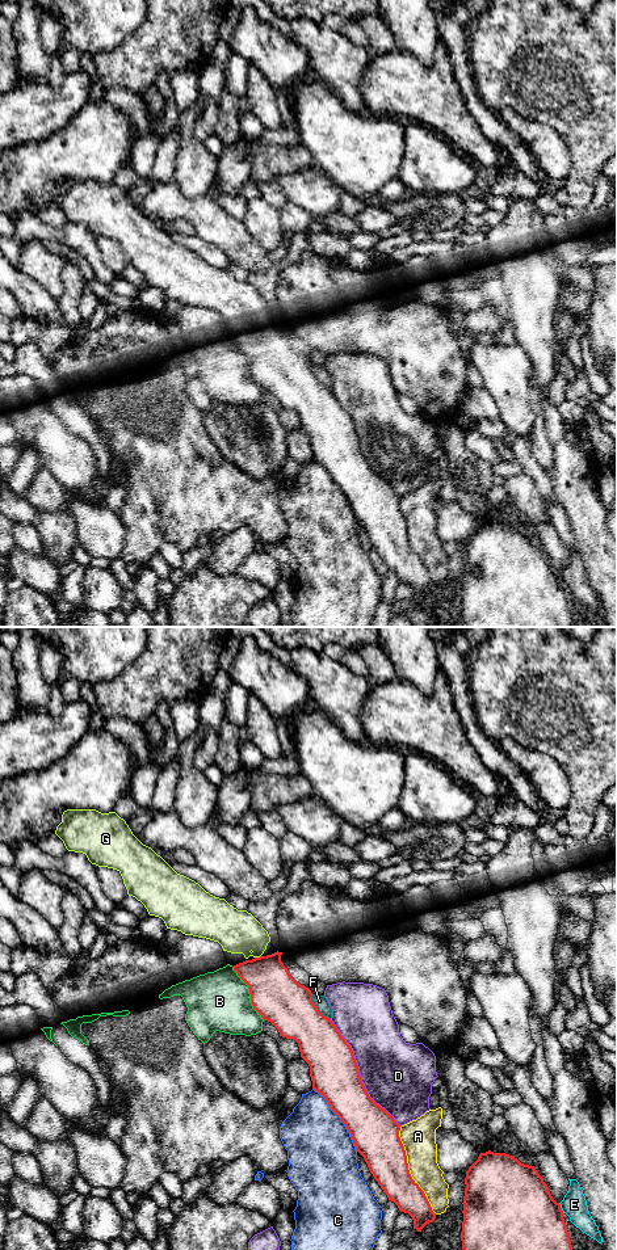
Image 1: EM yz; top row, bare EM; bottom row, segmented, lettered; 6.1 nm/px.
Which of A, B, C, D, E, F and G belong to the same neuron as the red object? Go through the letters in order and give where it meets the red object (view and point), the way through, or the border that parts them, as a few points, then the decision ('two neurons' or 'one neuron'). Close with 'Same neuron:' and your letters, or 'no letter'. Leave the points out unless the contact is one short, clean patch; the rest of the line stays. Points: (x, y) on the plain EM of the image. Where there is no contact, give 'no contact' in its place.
A: contact yz (408, 541); two neurons
B: contact yz (250, 363); two neurons
C: contact yz (340, 488); two neurons
D: contact yz (359, 443); two neurons
E: contact yz (561, 579); two neurons
F: contact yz (315, 378); two neurons
G: contact yz (257, 328); way yz (275, 365), (257, 328), (256, 320), (238, 302); one neuron
Same neuron: G

